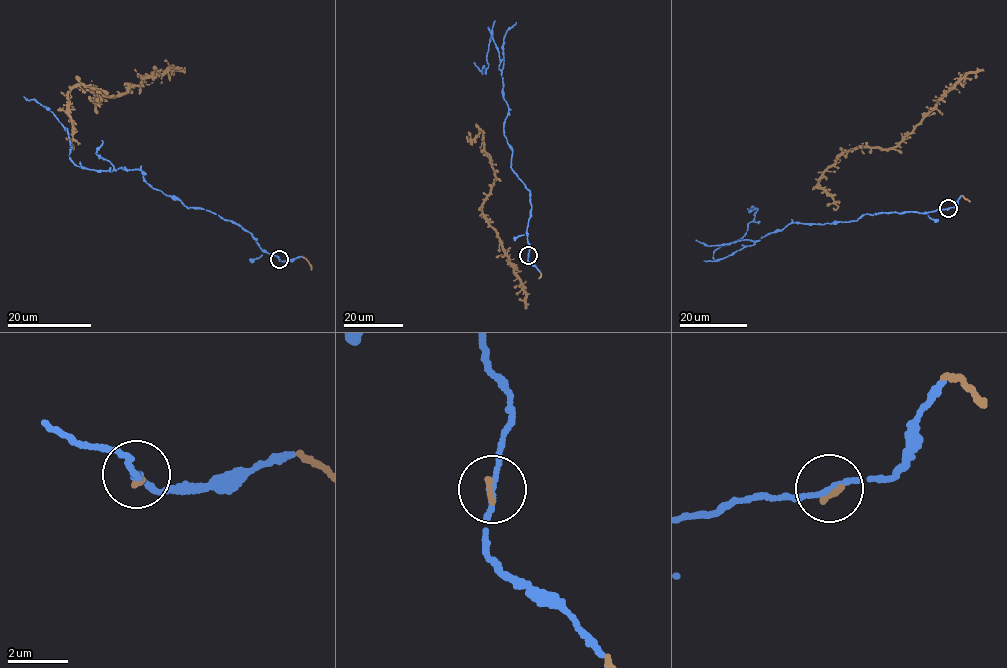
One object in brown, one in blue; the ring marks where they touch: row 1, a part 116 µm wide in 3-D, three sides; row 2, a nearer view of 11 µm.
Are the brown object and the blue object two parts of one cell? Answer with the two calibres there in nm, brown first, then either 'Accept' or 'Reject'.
Thickness 190 nm (brown) against 220 nm. Accept

